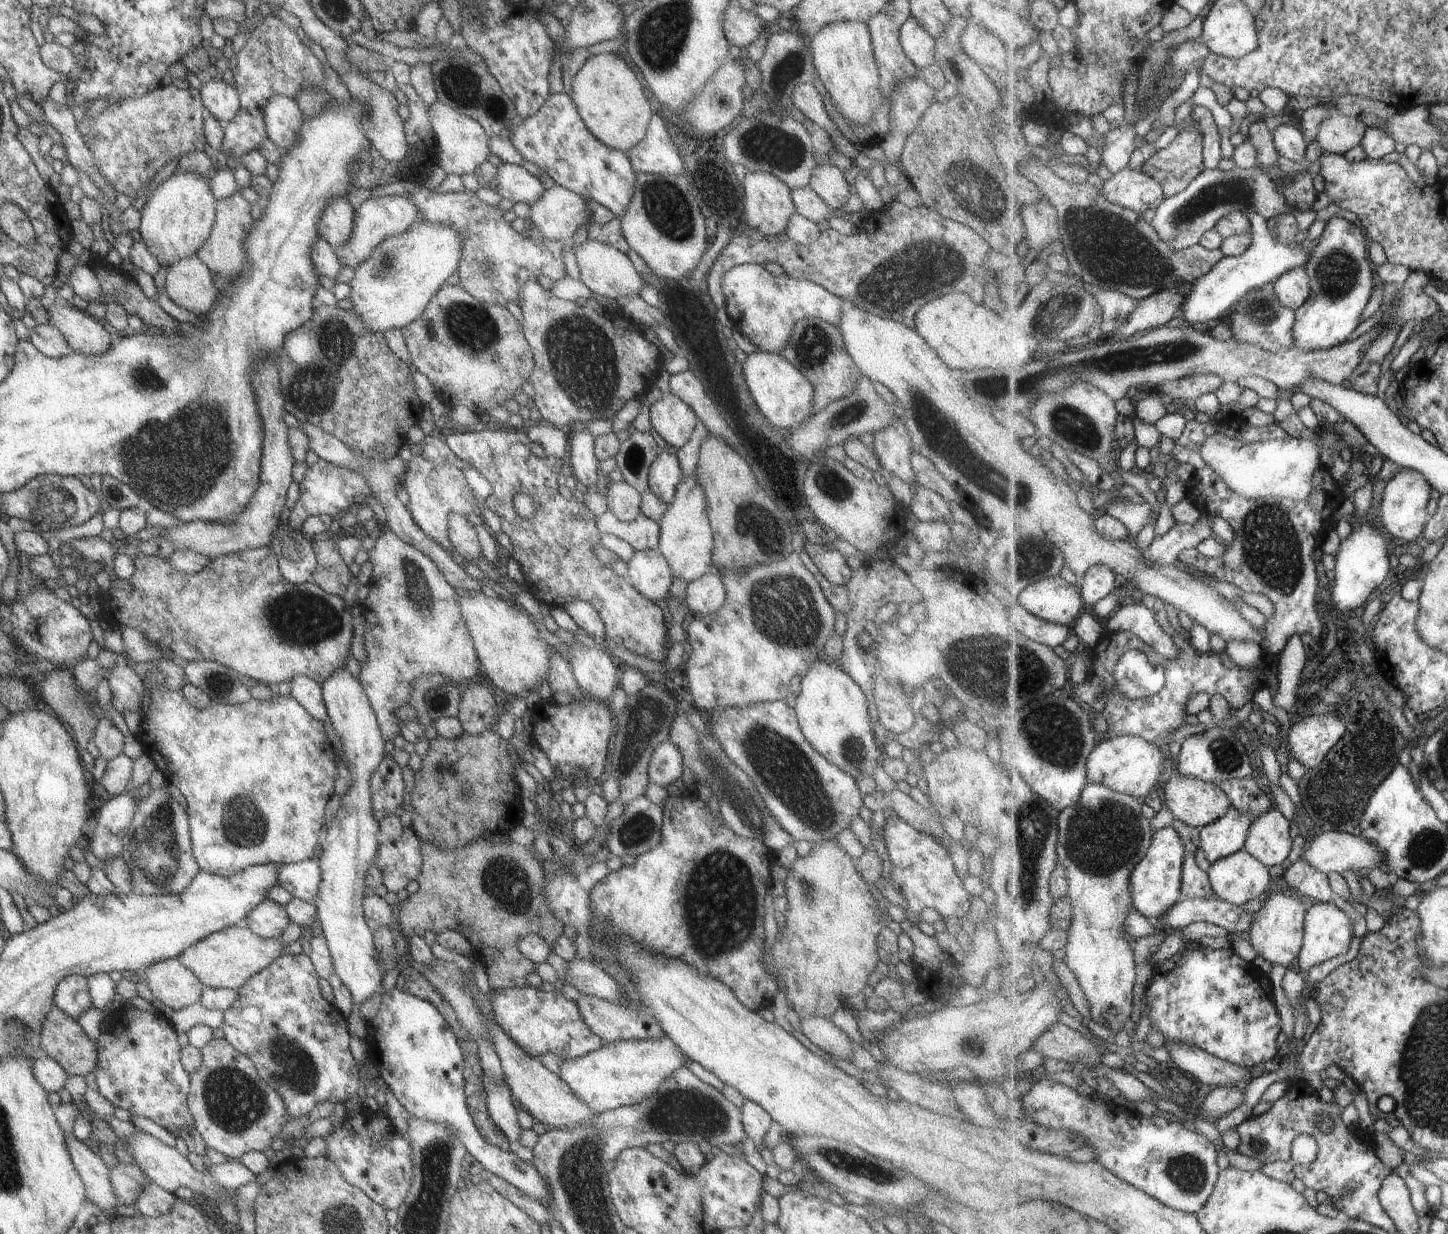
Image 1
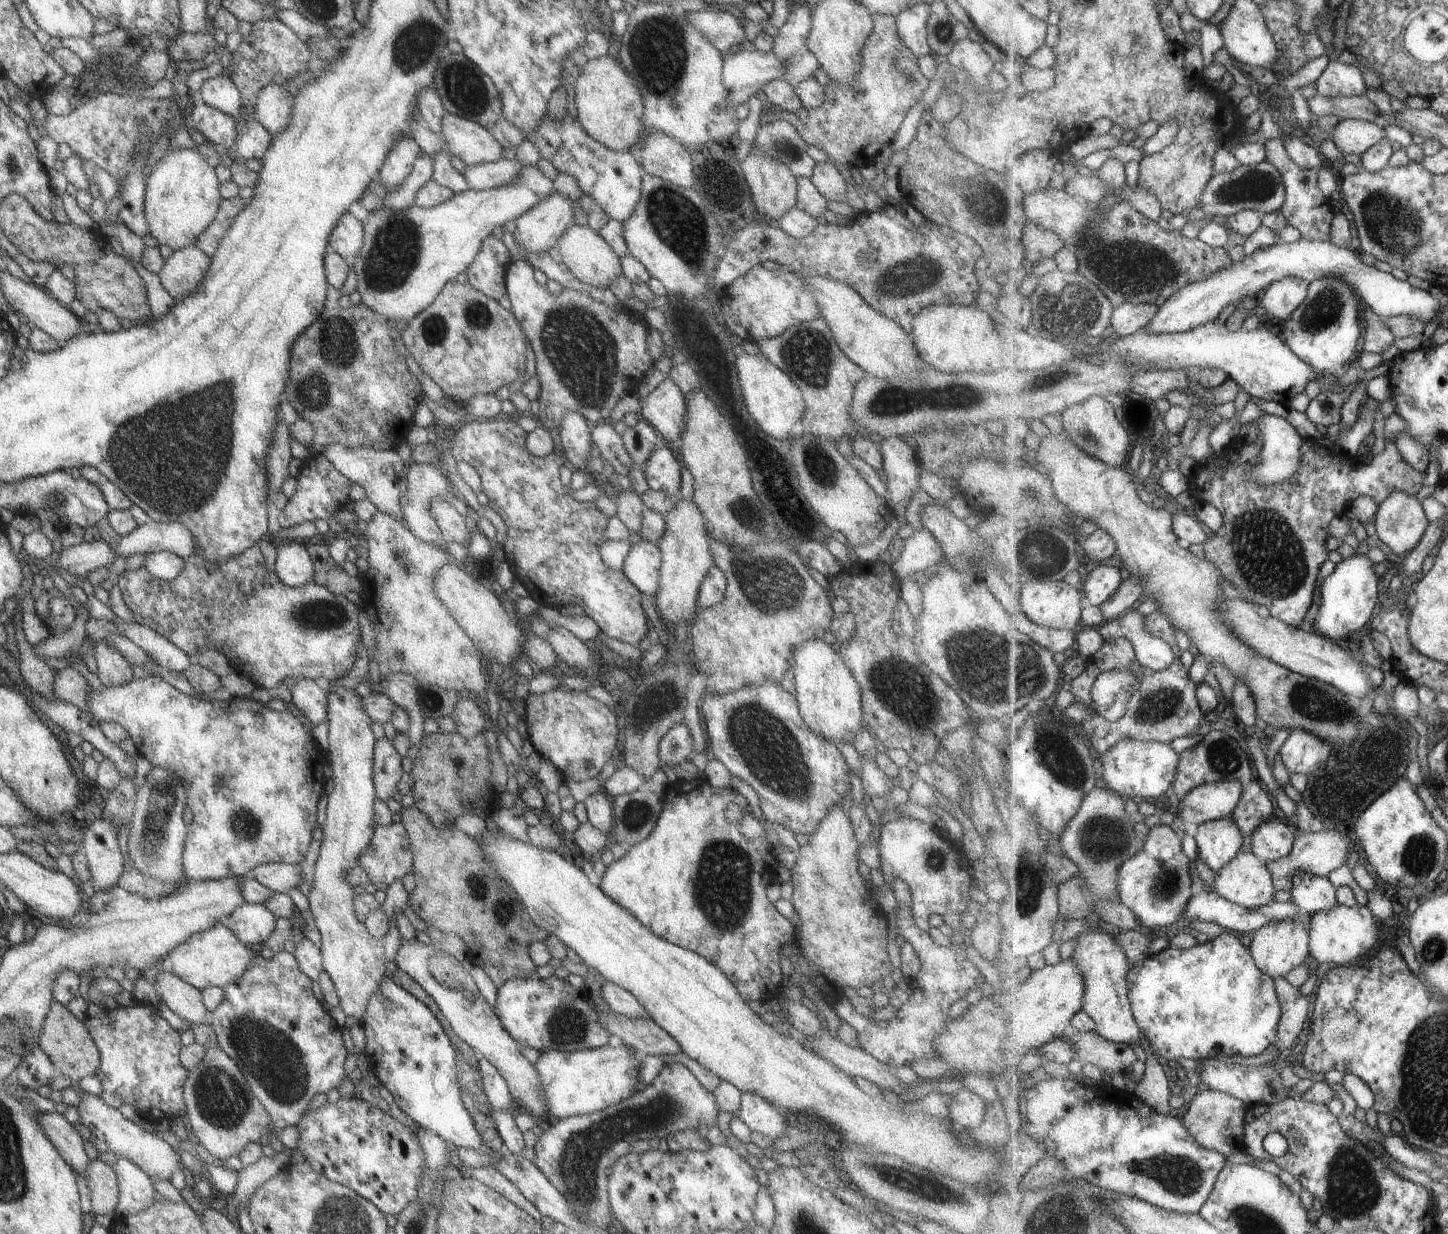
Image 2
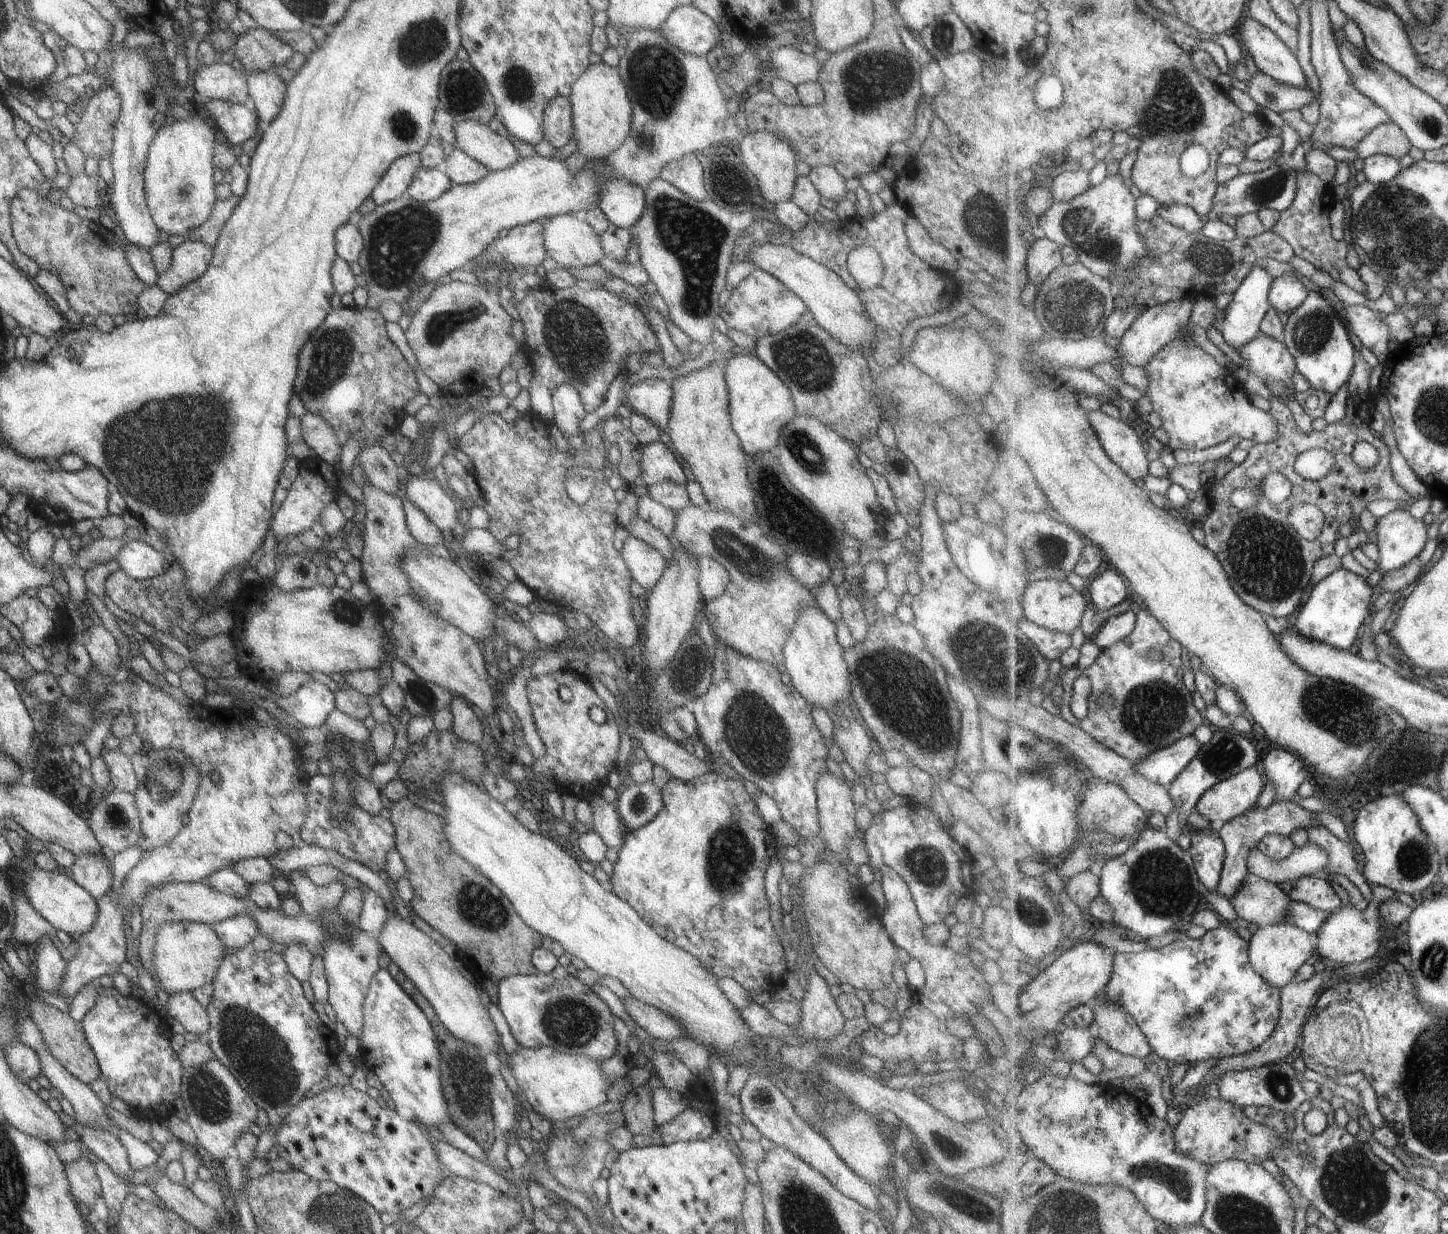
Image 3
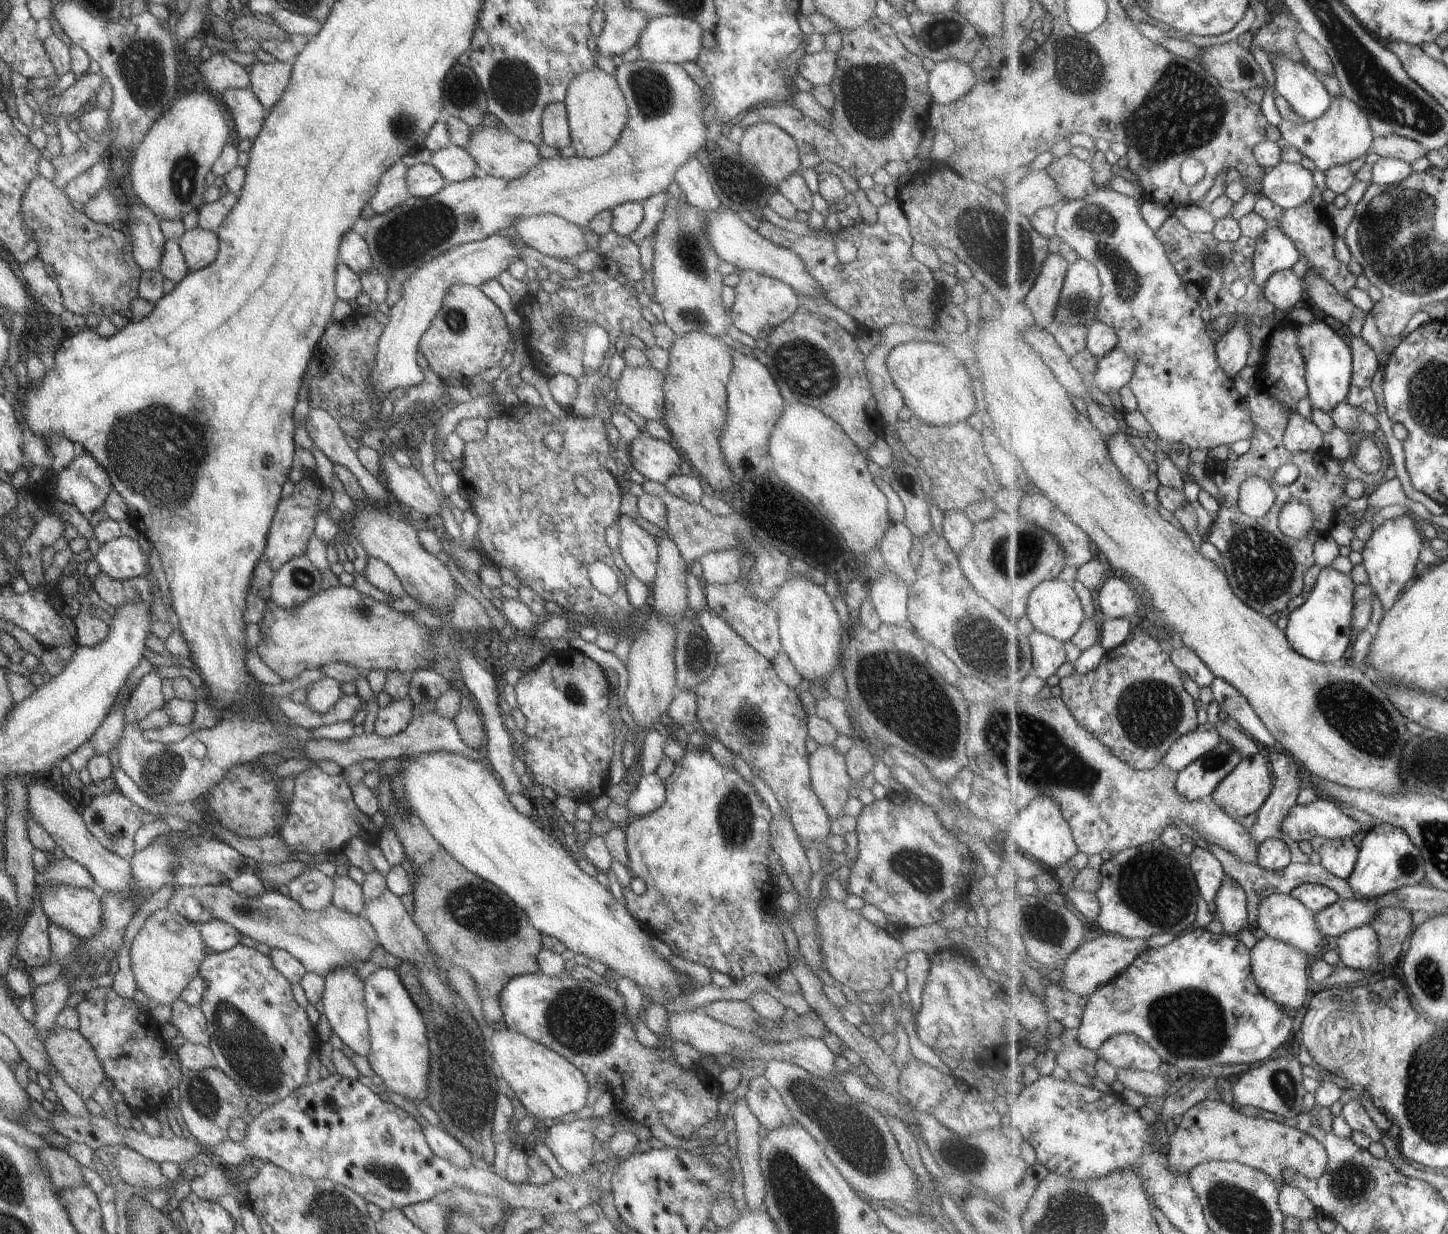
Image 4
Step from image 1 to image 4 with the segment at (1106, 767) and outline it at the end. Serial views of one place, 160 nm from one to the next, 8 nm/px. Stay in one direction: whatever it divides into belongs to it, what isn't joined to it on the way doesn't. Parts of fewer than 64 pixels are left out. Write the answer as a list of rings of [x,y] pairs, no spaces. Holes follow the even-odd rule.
[[[1197,729],[1177,740],[1165,754],[1162,764],[1179,774],[1192,762],[1199,760],[1201,756],[1205,756],[1207,752],[1218,747],[1221,739],[1213,729],[1209,731]]]

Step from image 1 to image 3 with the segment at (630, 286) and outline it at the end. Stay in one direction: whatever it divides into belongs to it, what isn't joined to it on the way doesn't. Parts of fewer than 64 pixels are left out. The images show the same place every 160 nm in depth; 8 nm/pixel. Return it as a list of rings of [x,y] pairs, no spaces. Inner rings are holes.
[[[565,213],[539,221],[542,222],[541,236],[546,256],[552,258],[560,268],[595,265],[604,257],[599,235],[579,215]]]

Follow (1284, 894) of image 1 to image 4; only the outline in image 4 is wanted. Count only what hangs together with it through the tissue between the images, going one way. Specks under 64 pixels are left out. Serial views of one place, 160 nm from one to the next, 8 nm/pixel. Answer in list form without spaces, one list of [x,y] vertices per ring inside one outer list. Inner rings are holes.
[[[1267,934],[1256,941],[1251,952],[1253,976],[1260,984],[1262,992],[1292,1014],[1301,1010],[1309,992],[1309,954],[1291,943],[1277,940]]]

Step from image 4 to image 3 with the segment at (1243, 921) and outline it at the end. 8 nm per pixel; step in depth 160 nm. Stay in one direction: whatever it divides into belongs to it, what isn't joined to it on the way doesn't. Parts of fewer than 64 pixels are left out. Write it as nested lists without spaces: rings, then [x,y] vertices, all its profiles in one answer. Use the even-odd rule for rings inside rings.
[[[1288,800],[1274,801],[1268,807],[1257,805],[1244,812],[1243,815],[1225,823],[1224,827],[1220,830],[1220,835],[1226,844],[1226,859],[1217,892],[1229,901],[1232,896],[1238,893],[1238,890],[1245,884],[1245,880],[1248,879],[1250,873],[1248,856],[1267,835],[1283,835],[1288,837],[1297,828],[1309,830],[1313,825],[1317,824],[1313,823],[1312,812],[1303,810],[1301,806],[1297,806],[1297,804]]]

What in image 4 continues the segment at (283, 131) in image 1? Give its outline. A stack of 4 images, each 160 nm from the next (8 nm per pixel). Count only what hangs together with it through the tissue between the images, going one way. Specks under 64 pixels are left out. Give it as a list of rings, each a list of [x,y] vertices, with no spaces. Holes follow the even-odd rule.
[[[257,61],[251,66],[248,72],[249,90],[256,96],[264,112],[268,112],[285,90],[291,67],[288,61],[275,61],[269,64]]]

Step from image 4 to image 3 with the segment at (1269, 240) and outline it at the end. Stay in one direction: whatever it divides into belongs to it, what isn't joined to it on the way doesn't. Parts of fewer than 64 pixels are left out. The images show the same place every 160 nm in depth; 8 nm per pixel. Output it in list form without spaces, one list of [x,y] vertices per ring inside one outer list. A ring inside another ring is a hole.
[[[1253,267],[1249,276],[1236,290],[1232,300],[1225,308],[1226,315],[1220,332],[1225,342],[1237,352],[1242,346],[1248,345],[1257,335],[1261,334],[1259,331],[1261,320],[1265,318],[1267,310],[1272,306],[1270,303],[1270,288],[1274,280],[1271,274],[1265,272],[1263,268]]]

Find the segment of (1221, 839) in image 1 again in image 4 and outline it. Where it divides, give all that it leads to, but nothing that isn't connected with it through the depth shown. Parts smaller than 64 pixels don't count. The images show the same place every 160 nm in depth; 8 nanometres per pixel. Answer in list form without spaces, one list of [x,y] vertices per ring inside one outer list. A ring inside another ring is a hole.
[[[1196,846],[1190,854],[1190,864],[1196,874],[1202,898],[1212,907],[1221,885],[1228,876],[1224,865],[1209,849]]]

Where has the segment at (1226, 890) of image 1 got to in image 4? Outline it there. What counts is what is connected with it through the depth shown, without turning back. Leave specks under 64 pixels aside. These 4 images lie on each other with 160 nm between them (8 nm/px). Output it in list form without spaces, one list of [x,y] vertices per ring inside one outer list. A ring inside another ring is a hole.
[[[1275,893],[1265,898],[1259,905],[1256,922],[1265,934],[1304,950],[1309,954],[1311,961],[1319,960],[1317,957],[1320,957],[1321,951],[1325,952],[1330,946],[1330,941],[1321,934],[1316,914],[1292,894]]]

